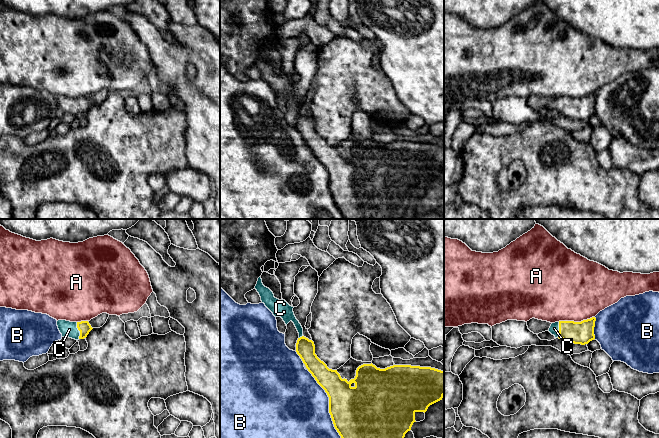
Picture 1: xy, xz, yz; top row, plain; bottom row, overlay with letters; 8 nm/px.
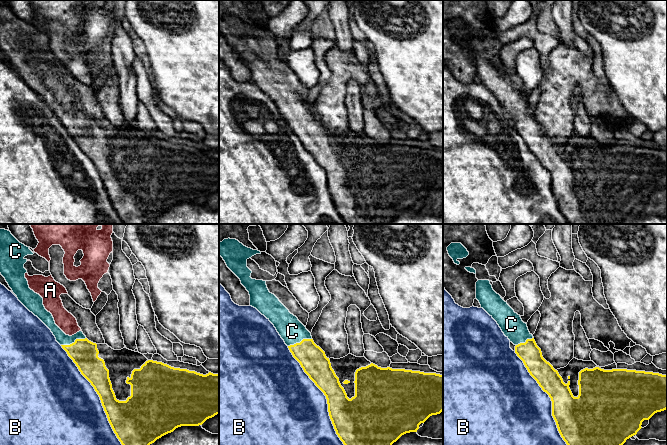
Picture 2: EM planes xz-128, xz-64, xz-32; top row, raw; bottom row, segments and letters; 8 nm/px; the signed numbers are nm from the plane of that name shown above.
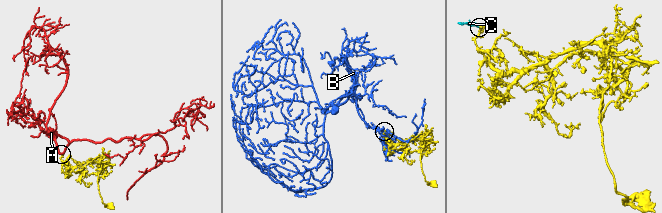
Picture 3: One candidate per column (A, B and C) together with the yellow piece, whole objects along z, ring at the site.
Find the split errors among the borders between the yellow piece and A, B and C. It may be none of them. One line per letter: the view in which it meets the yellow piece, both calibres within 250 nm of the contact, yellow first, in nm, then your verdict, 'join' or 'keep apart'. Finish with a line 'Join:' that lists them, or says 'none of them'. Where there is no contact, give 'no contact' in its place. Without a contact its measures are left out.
A: contact in yz; calibres 180 and 480 nm; keep apart
B: contact in xz; calibres 440 and 500 nm; keep apart
C: contact in xy; calibres 100 and 130 nm; join
Join: C

